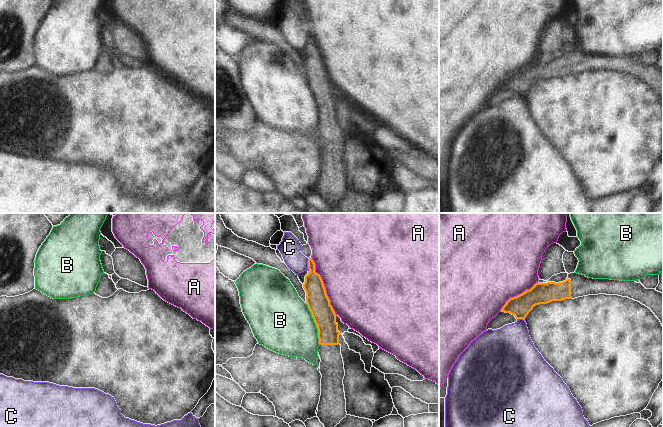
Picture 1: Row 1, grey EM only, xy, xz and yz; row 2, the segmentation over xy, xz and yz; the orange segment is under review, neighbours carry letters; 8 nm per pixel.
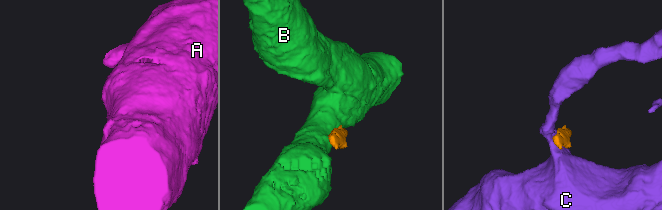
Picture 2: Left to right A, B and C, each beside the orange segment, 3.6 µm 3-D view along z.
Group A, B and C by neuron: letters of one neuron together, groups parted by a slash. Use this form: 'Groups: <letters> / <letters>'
Groups: A / B / C

